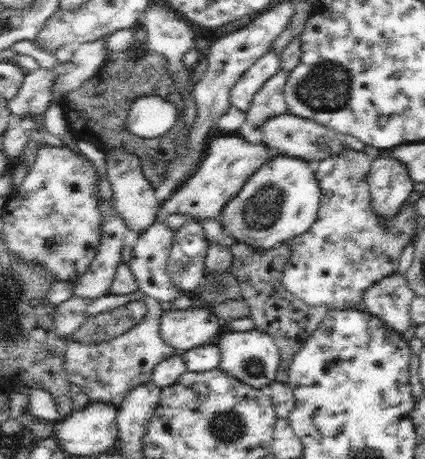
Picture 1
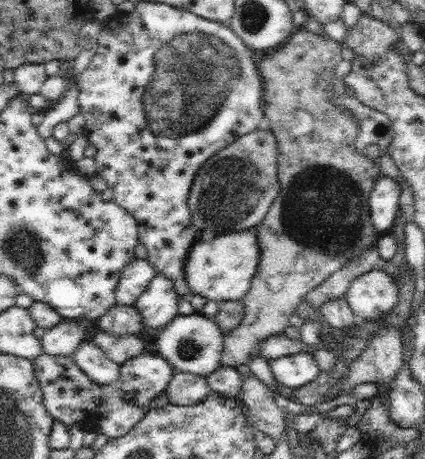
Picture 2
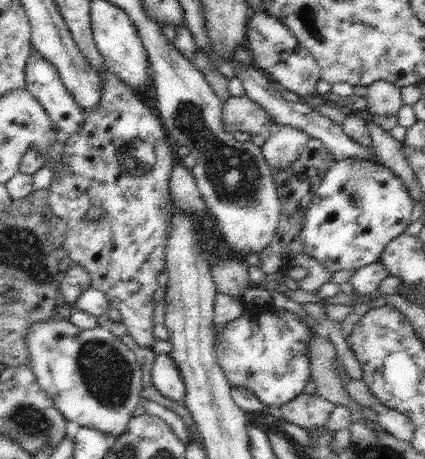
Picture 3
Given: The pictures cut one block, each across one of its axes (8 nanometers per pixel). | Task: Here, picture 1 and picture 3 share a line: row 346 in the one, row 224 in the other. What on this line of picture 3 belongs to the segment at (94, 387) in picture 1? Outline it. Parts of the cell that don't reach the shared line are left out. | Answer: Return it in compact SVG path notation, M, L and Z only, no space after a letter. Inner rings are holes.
M105 68L105 72L101 74L101 80L103 80L103 82L101 82L103 94L101 94L99 106L97 106L91 114L87 114L85 122L81 124L81 128L79 128L77 132L73 132L71 136L65 136L65 138L63 138L65 150L63 150L63 158L61 158L61 170L57 170L57 174L53 174L53 180L51 180L51 186L49 186L49 200L47 200L47 204L49 204L49 208L53 210L53 214L59 216L61 220L65 220L65 224L67 224L67 232L65 232L65 242L63 242L63 246L67 248L67 256L71 258L73 266L81 266L81 268L89 274L89 278L91 278L91 288L95 288L97 292L103 292L103 294L109 298L111 308L119 310L121 324L125 324L127 334L133 336L135 344L141 346L141 348L153 348L153 344L155 344L157 340L151 336L153 326L155 326L155 324L151 322L151 314L153 314L151 294L157 290L157 282L155 282L157 274L167 268L167 266L165 266L165 246L167 246L167 240L169 240L169 236L171 236L171 226L173 226L173 224L171 224L173 204L171 204L171 200L169 200L169 198L171 198L171 194L169 194L169 174L171 174L171 168L173 168L173 158L171 158L171 154L173 154L175 146L169 142L167 132L165 132L163 124L159 122L159 118L155 118L153 112L151 112L147 106L143 106L141 100L137 100L137 94L133 92L133 88L131 88L129 84L125 84L115 72L111 72L111 70L107 70L107 68ZM89 208L97 208L97 210L101 208L101 210L103 210L103 214L99 216L99 220L89 220L89 218L87 218Z

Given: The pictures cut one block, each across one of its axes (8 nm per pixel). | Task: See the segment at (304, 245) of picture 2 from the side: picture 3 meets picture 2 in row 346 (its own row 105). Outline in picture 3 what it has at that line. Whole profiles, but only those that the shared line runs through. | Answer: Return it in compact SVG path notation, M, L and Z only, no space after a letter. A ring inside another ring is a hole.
M229 98L223 104L223 128L229 134L235 132L247 132L247 134L259 134L267 136L277 126L273 126L271 116L251 98Z

